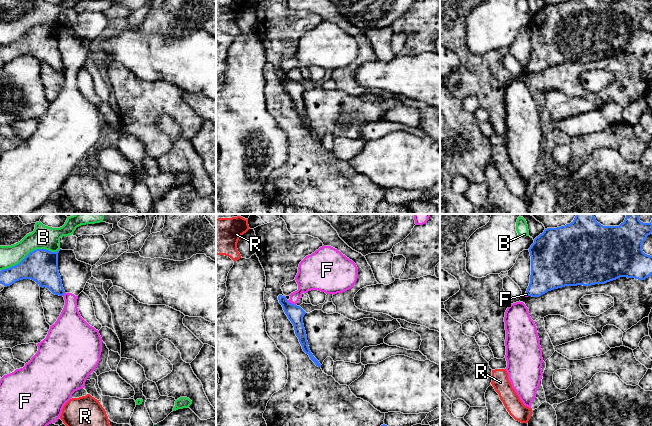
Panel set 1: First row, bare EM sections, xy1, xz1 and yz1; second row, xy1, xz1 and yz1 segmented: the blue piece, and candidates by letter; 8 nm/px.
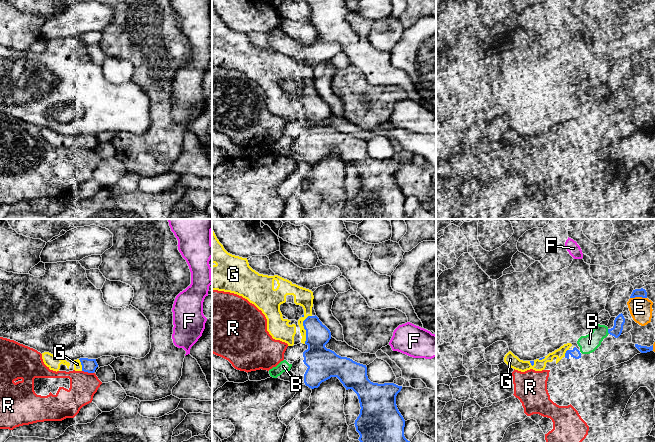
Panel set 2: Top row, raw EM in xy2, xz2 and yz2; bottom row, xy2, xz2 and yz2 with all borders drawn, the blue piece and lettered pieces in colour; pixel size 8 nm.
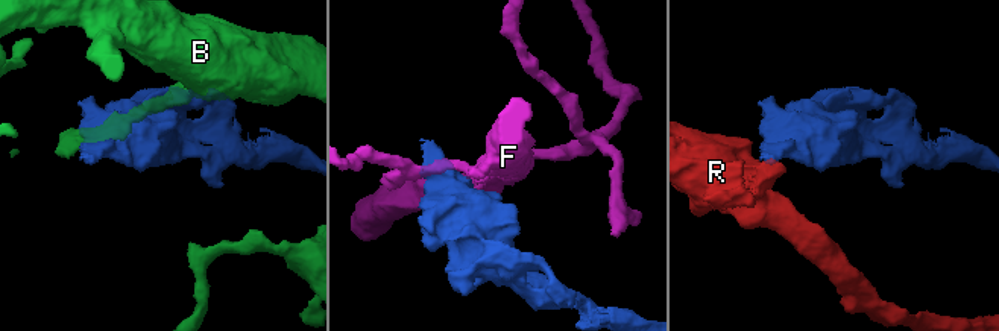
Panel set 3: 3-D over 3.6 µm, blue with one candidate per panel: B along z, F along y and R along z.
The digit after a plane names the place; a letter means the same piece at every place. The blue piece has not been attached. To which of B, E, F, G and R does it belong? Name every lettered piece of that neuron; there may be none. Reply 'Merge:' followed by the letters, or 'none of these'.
Merge: G

